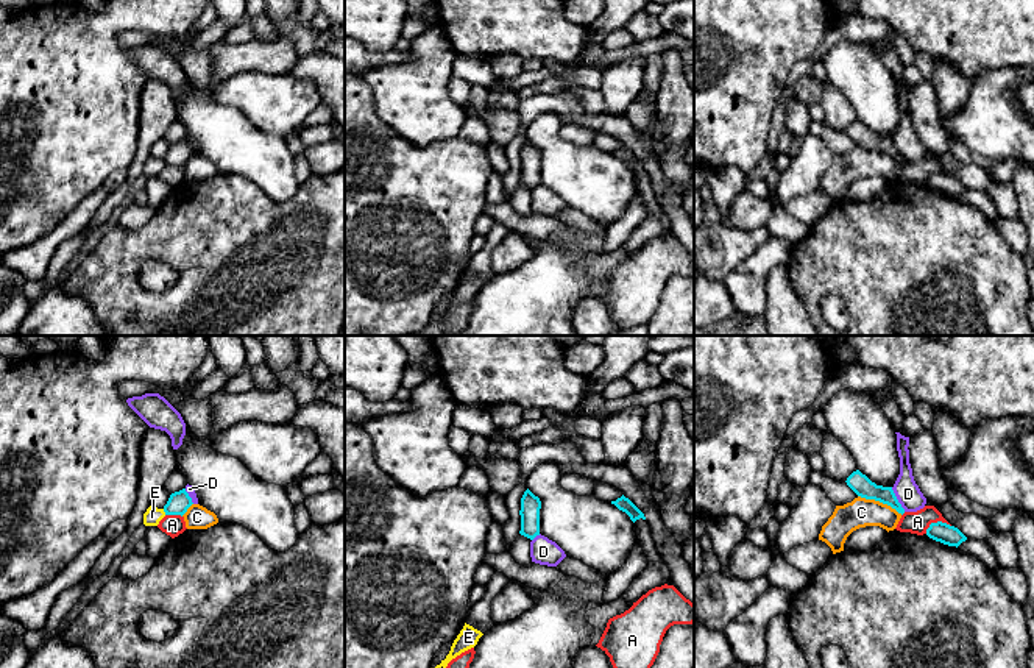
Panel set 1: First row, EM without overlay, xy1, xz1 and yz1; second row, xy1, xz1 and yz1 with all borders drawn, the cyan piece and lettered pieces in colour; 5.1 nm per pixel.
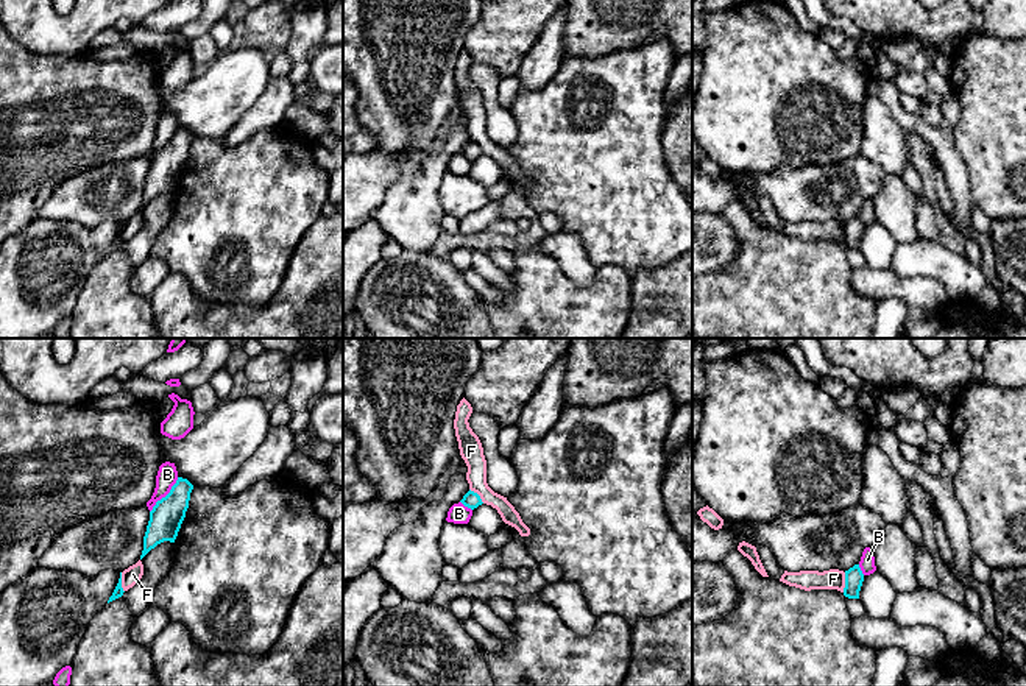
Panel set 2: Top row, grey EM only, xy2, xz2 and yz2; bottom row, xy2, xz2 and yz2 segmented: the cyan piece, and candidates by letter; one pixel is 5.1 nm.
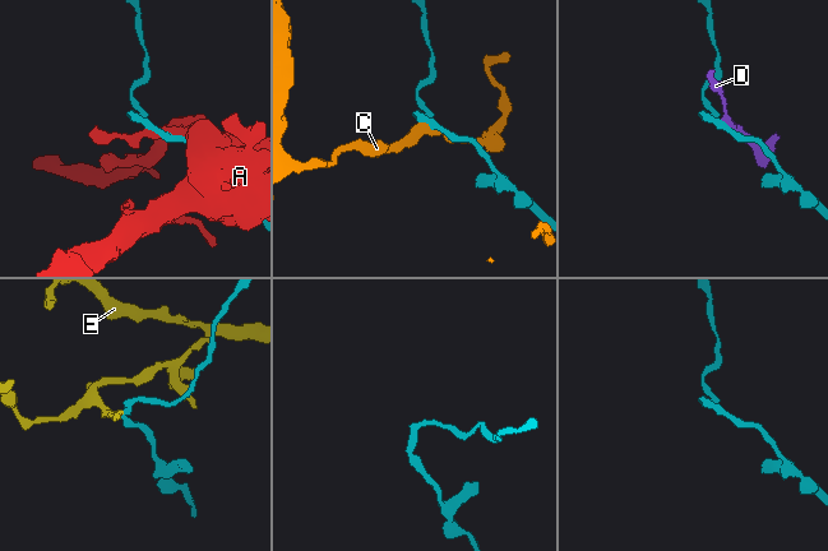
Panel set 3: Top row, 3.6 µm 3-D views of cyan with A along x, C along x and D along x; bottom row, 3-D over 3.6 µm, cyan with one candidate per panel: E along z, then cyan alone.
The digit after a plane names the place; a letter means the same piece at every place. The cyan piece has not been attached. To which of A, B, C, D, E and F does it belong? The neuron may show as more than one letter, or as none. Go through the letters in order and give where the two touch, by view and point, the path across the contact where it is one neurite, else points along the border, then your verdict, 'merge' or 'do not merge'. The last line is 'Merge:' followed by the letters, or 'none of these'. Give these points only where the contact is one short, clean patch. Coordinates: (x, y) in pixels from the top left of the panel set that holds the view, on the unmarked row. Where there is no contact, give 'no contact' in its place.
A: yz1 (938, 172) | merge
B: xy2 (166, 147) | do not merge
C: yz1 (880, 152) | along yz1 (858, 145), (886, 153), (902, 164) | do not merge
D: yz1 (897, 150) | along yz1 (891, 138), (905, 161) | do not merge
E: xy1 (164, 161) | along xy1 (162, 159), (166, 164) | do not merge
F: yz2 (845, 233) | along yz2 (845, 223), (842, 242) | do not merge
Merge: A

